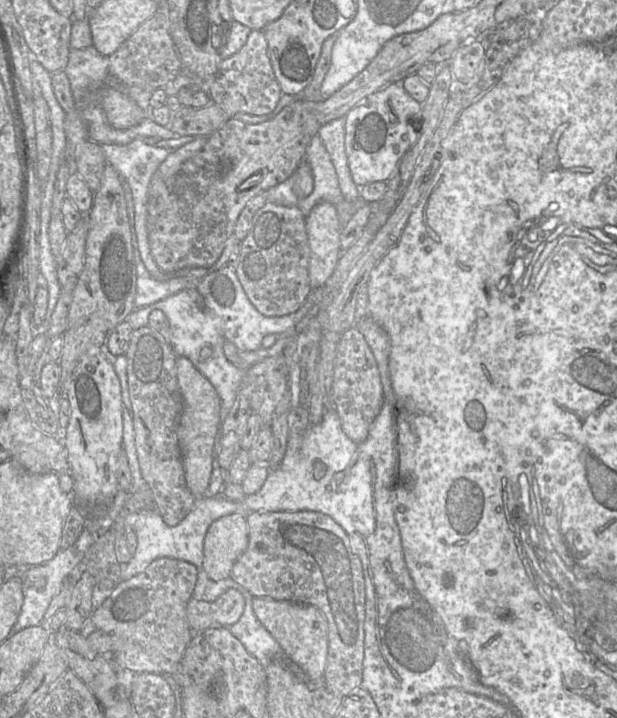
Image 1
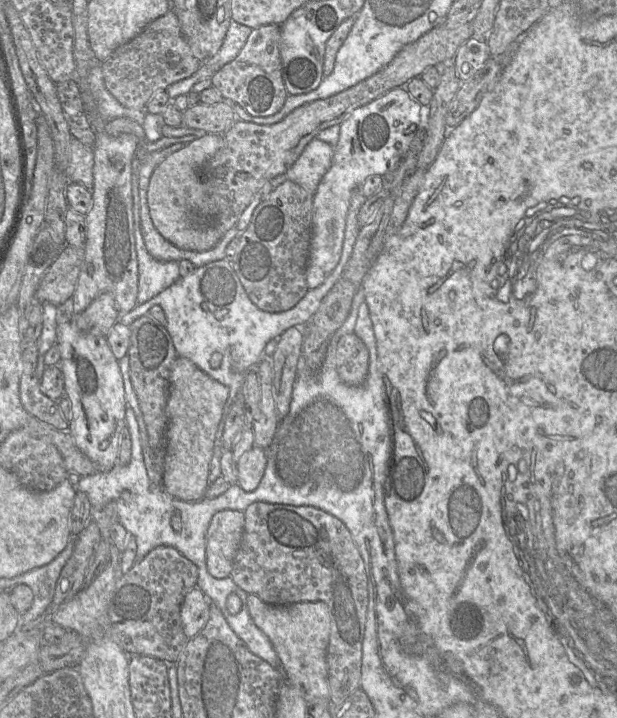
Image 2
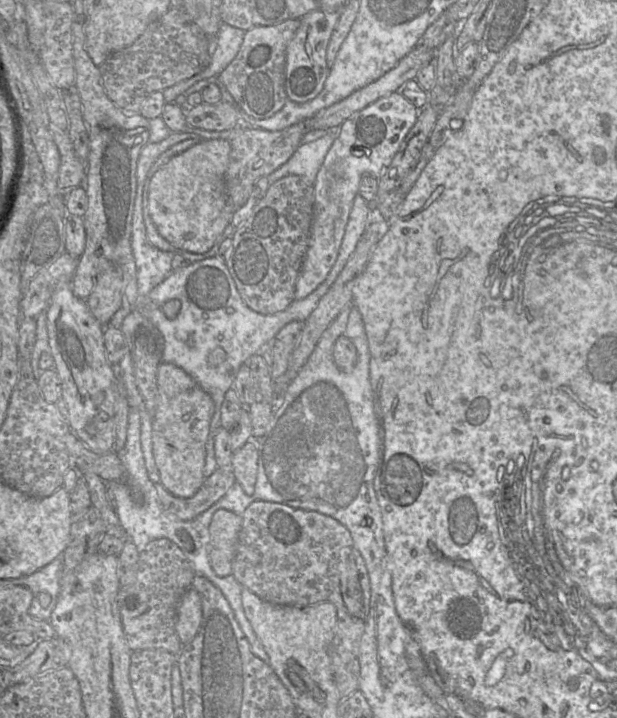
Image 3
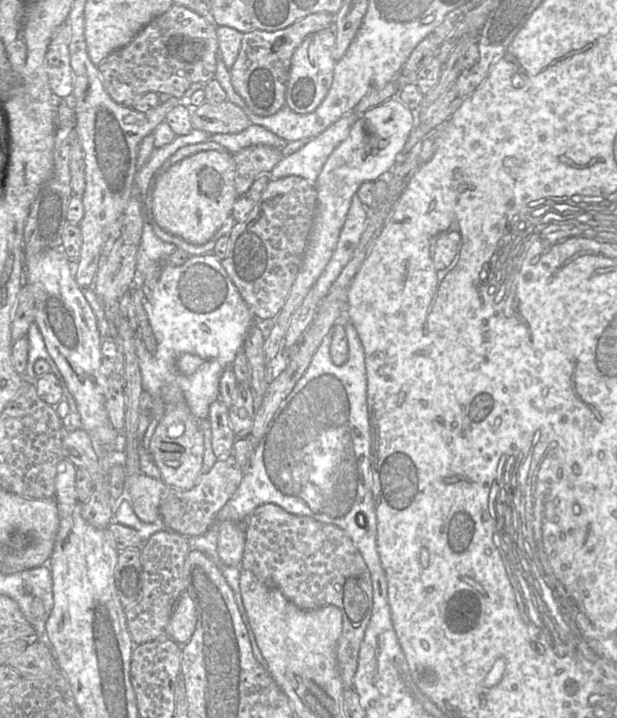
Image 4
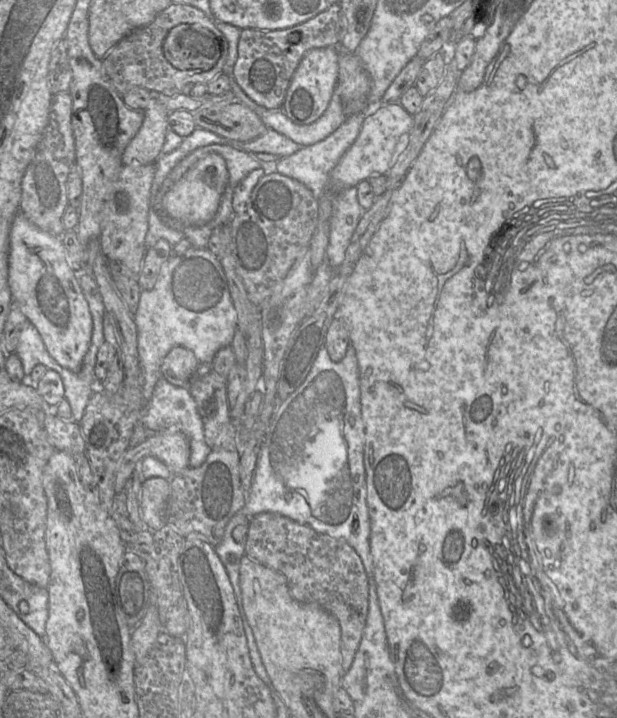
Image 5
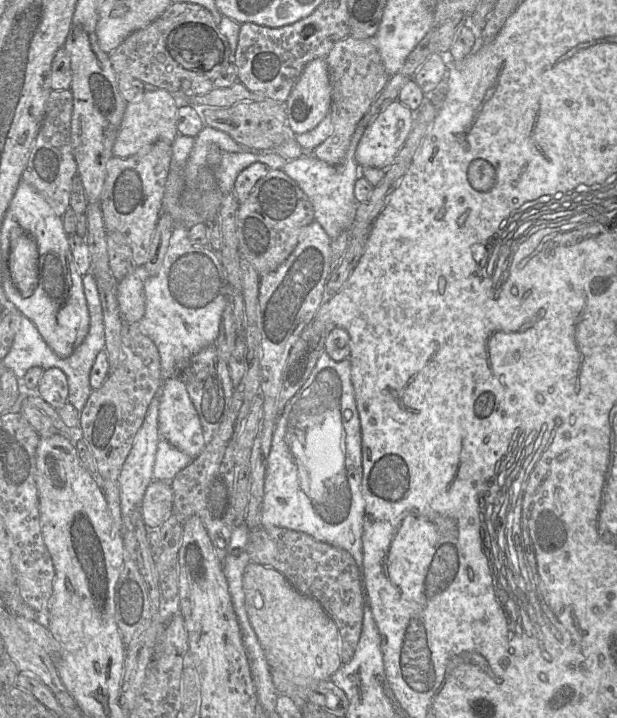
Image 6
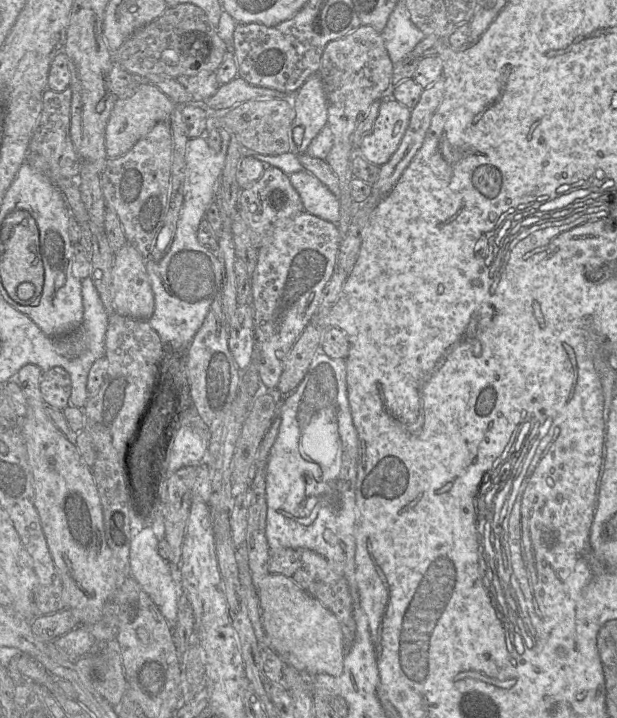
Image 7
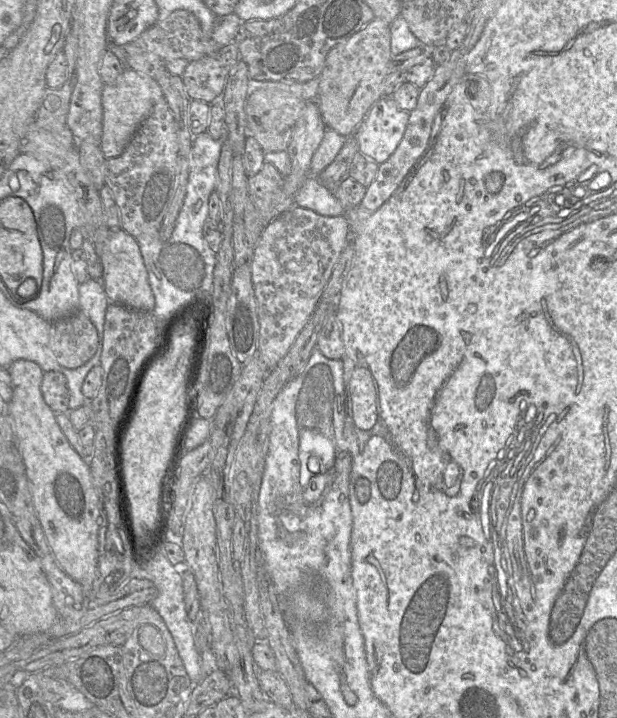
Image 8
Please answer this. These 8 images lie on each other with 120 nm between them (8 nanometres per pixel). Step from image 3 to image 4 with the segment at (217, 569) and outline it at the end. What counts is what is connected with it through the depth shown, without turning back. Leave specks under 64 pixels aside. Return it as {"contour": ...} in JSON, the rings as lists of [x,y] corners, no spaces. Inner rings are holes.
{"contour":[[[226,520],[219,526],[217,553],[225,565],[240,566],[244,551],[245,532],[236,522]]]}

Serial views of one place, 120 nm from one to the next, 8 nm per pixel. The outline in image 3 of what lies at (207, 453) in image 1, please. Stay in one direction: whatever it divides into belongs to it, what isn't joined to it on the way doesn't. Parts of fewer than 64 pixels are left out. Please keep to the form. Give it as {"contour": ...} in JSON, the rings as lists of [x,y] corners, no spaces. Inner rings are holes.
{"contour":[[[161,363],[157,376],[158,406],[153,417],[153,454],[160,482],[173,495],[193,497],[202,486],[206,443],[215,405],[212,397],[182,368]]]}

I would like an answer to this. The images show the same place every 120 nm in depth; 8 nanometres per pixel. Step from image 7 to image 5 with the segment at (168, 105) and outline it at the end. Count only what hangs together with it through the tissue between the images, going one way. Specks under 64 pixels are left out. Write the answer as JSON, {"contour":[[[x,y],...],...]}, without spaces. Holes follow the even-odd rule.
{"contour":[[[150,99],[144,109],[141,128],[124,150],[123,165],[146,165],[157,161],[169,130],[169,113],[160,101]]]}

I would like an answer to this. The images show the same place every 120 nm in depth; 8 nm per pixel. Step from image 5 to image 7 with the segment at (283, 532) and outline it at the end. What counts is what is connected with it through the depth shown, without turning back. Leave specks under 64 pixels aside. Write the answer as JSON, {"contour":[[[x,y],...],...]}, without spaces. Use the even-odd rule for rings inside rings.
{"contour":[[[305,548],[269,549],[268,571],[283,574],[298,584],[303,590],[319,600],[338,619],[344,643],[344,655],[352,646],[356,635],[356,621],[353,614],[353,601],[349,584],[341,568],[333,561]]]}

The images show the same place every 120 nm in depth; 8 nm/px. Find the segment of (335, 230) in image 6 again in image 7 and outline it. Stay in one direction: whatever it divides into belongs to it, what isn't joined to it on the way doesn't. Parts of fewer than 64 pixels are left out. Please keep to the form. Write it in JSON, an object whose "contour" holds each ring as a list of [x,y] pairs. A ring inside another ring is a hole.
{"contour":[[[305,169],[288,176],[290,183],[301,198],[304,211],[338,224],[340,201],[317,177]]]}

